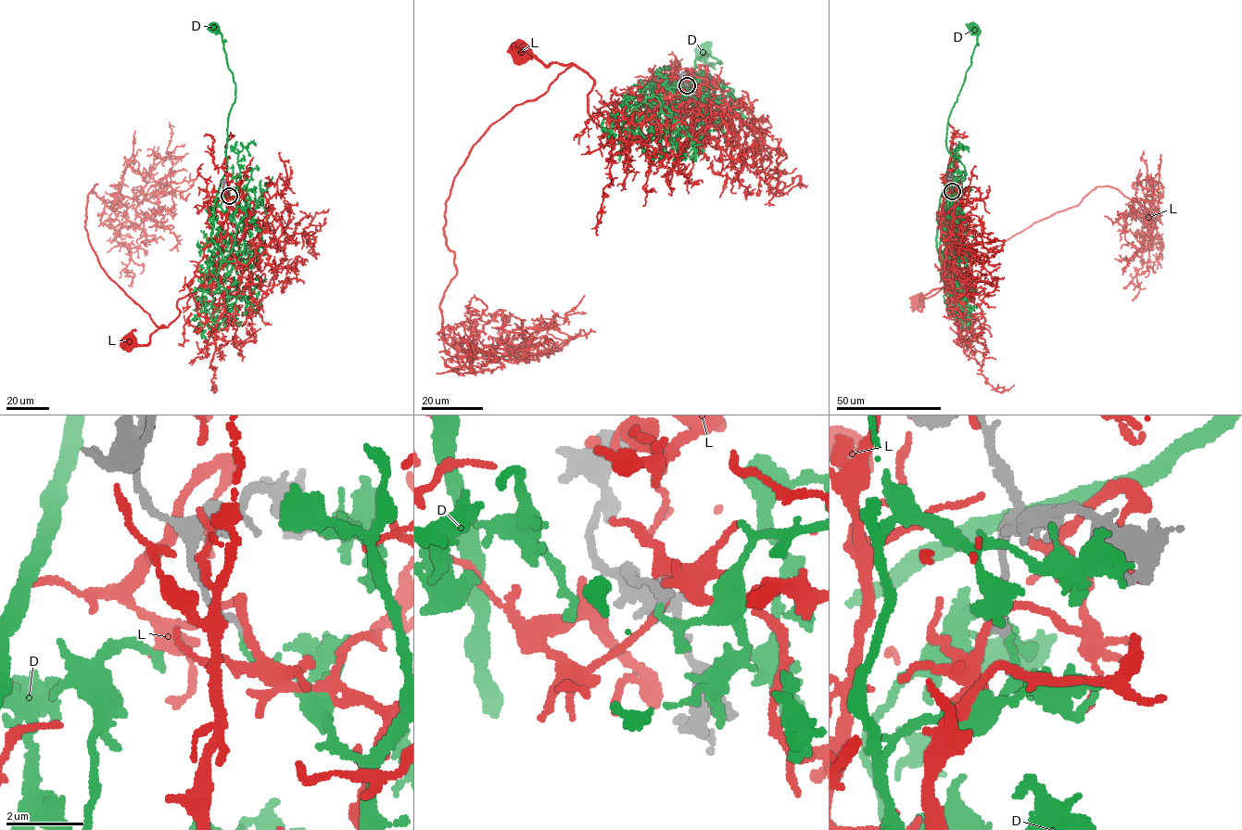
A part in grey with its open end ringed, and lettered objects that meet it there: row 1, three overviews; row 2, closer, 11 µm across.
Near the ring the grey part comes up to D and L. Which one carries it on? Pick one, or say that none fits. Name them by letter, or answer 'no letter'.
D

